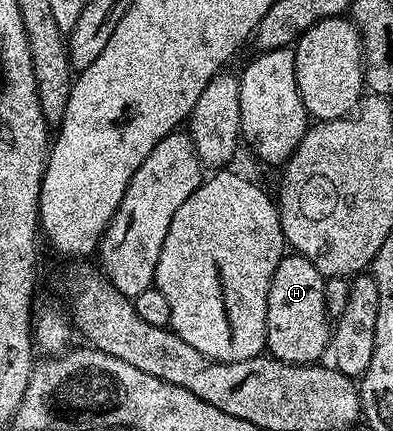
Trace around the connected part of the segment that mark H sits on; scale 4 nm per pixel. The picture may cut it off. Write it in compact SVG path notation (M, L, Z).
M295 252L285 253L270 280L266 324L268 325L267 353L280 362L307 366L321 361L330 346L333 327L326 308L326 279L306 260Z

